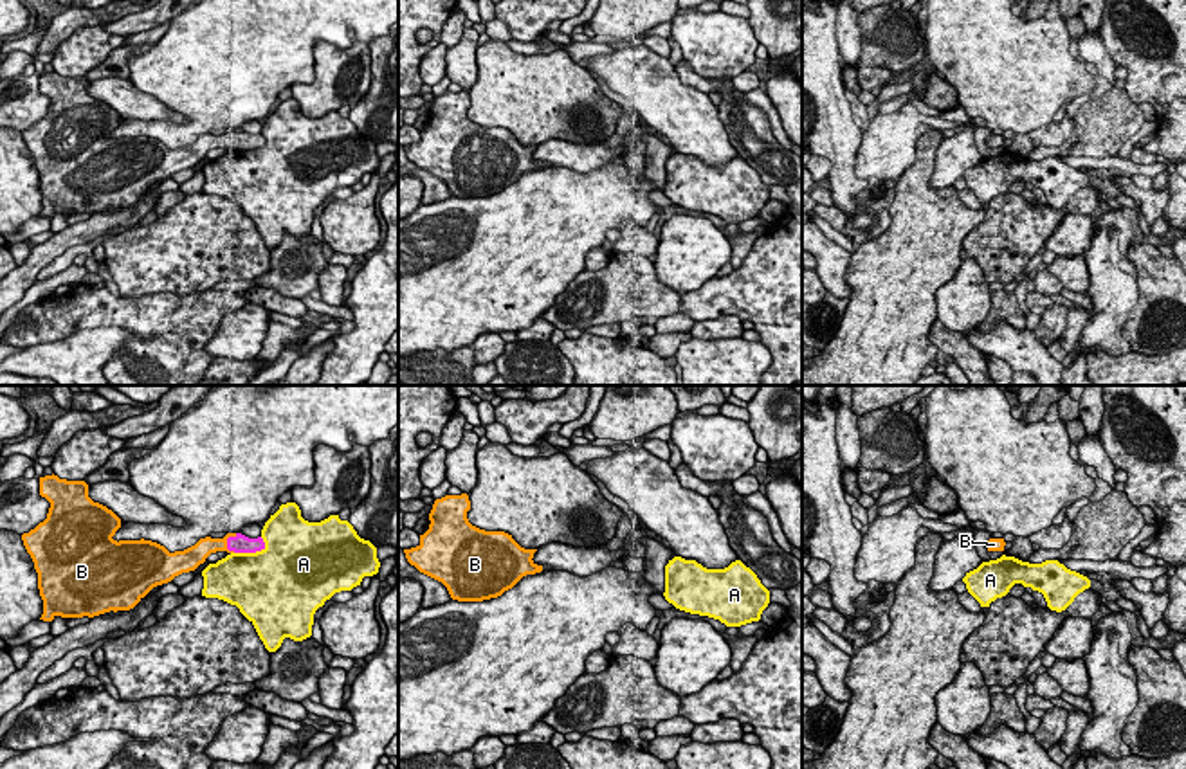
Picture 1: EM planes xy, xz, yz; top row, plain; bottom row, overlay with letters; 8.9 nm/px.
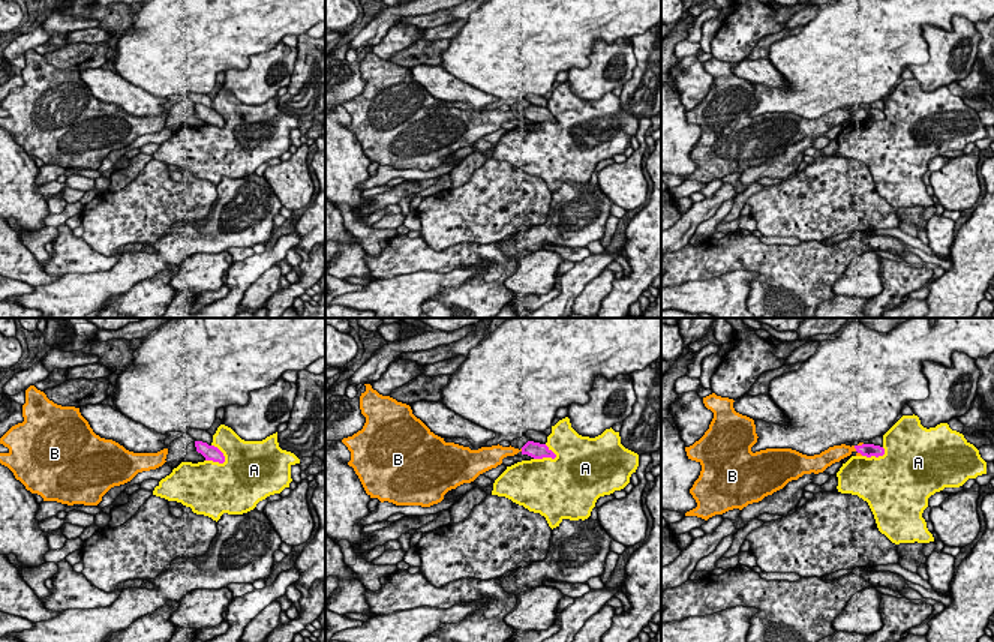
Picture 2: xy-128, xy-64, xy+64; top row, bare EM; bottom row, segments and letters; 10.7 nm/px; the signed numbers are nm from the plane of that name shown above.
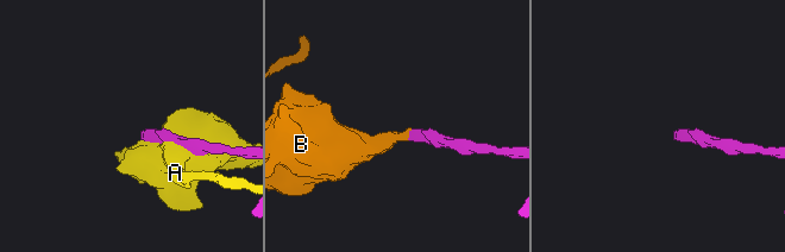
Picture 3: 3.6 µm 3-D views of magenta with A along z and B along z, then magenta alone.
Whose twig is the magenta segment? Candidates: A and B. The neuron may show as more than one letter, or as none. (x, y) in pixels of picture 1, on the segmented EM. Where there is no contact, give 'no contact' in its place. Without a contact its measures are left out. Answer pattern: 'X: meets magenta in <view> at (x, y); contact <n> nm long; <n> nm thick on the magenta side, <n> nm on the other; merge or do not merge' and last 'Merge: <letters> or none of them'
A: meets magenta in xy at (251, 551); contact 300 nm long; 160 nm thick on the magenta side, 480 nm on the other; do not merge
B: meets magenta in xy at (228, 541); contact 190 nm long; 160 nm thick on the magenta side, 160 nm on the other; merge
Merge: B

